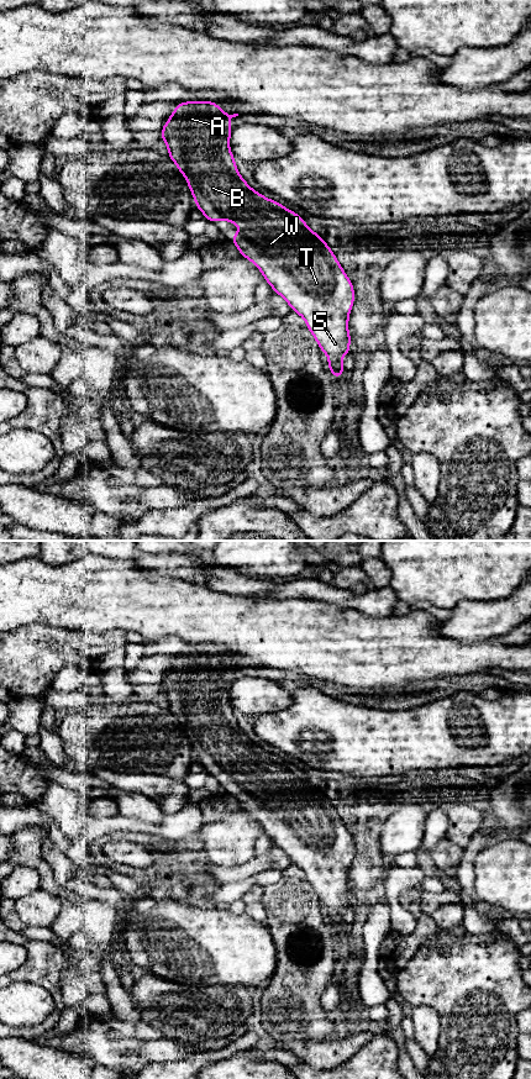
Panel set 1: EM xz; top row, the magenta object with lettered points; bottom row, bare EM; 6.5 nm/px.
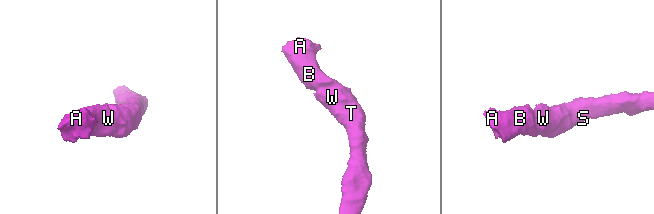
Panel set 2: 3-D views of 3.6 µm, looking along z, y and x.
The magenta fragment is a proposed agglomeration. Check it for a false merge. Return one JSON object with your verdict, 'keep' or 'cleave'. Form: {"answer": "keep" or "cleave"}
{"answer": "keep"}

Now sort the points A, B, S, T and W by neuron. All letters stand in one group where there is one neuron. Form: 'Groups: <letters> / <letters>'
Groups: A B S T W

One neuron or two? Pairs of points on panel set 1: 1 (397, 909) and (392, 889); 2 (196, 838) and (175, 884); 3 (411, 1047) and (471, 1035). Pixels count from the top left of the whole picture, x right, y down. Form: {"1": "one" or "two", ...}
{"1": "one", "2": "one", "3": "two"}

